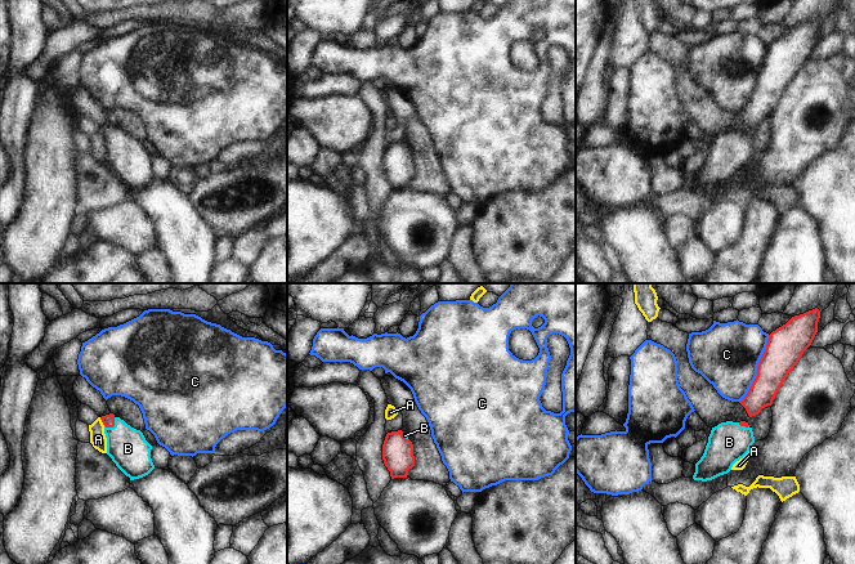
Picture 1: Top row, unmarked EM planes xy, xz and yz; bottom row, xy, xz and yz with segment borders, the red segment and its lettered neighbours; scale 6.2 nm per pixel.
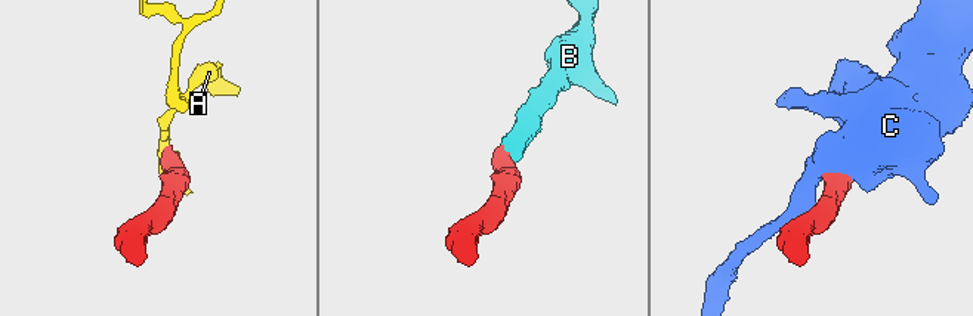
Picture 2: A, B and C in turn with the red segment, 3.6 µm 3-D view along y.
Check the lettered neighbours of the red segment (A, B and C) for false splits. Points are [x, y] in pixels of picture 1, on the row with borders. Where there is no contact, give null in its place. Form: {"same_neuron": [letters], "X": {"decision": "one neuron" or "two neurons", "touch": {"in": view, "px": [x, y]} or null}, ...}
{"same_neuron": ["B"], "A": {"decision": "two neurons", "touch": {"in": "xy", "px": [102, 421]}}, "B": {"decision": "one neuron", "touch": {"in": "xy", "px": [112, 426]}}, "C": {"decision": "two neurons", "touch": {"in": "yz", "px": [757, 368]}}}

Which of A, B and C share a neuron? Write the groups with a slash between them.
A / B / C

